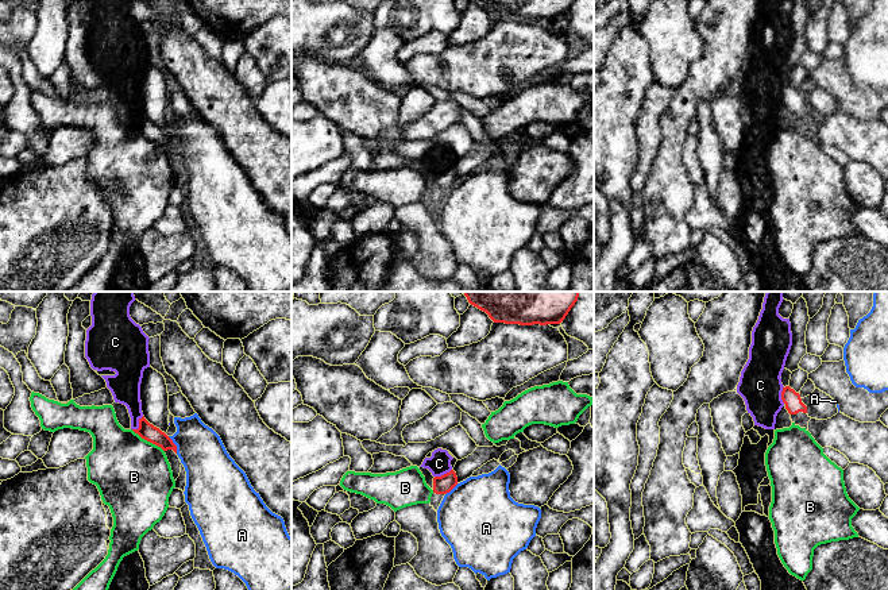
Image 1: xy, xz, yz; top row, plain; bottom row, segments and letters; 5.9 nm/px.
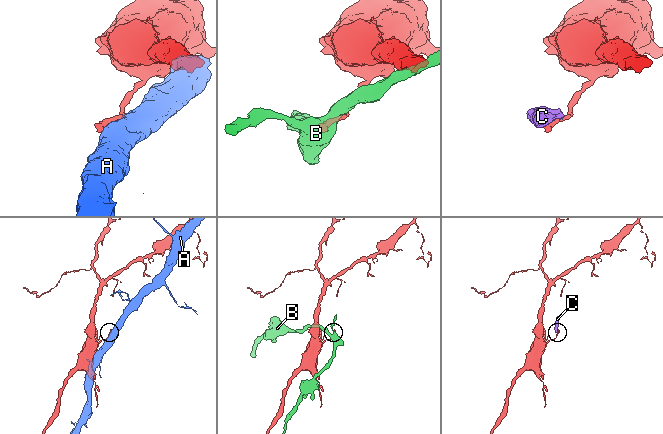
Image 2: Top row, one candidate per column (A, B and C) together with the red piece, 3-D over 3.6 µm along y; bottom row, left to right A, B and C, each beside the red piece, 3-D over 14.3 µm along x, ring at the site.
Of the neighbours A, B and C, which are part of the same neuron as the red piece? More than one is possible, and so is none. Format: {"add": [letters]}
{"add": []}

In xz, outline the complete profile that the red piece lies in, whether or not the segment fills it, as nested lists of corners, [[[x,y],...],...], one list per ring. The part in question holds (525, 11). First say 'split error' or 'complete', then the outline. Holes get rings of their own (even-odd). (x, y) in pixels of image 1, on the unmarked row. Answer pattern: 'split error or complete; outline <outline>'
complete; outline [[[470,0],[486,9],[494,20],[520,22],[520,23],[547,23],[560,22],[575,0]]]

